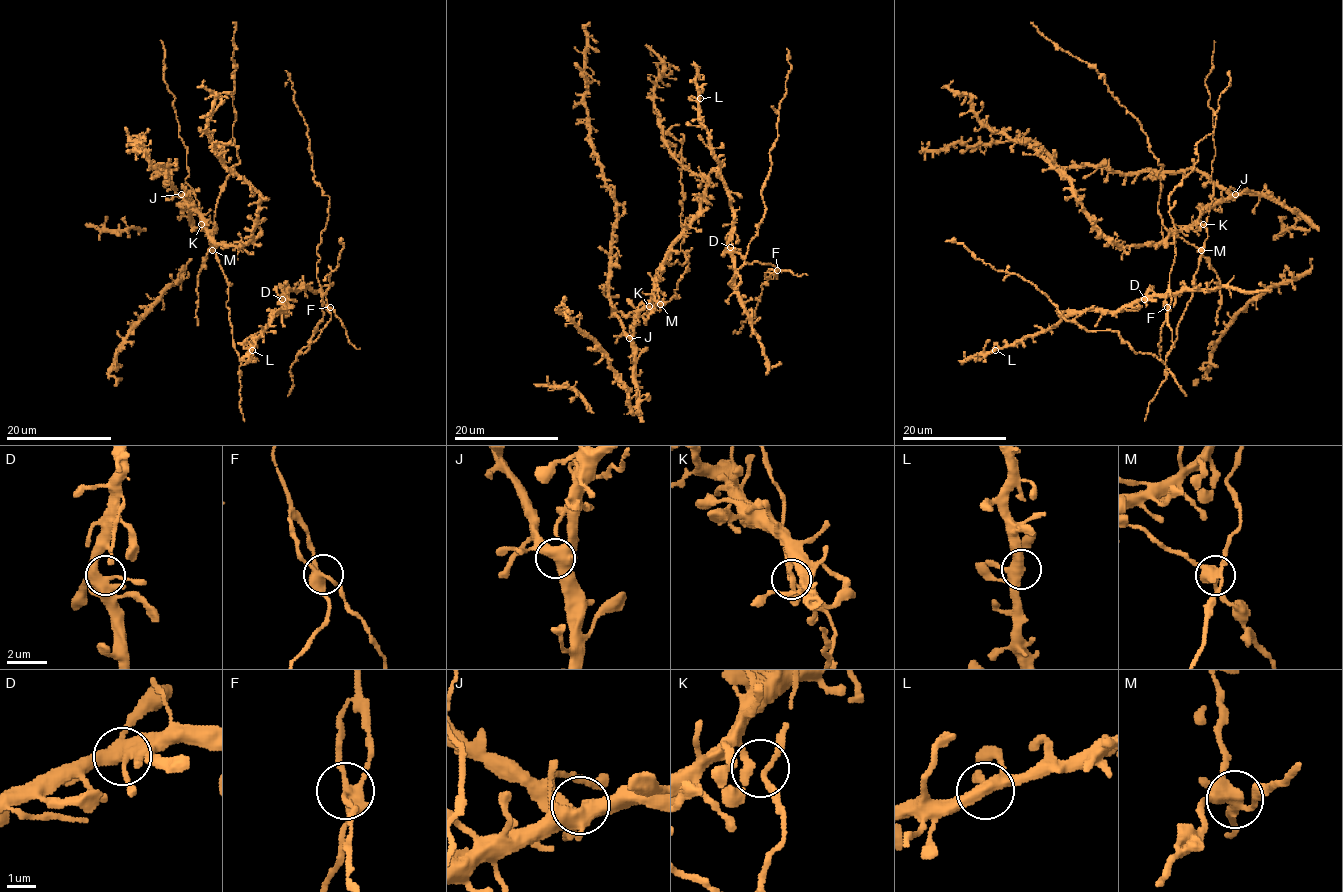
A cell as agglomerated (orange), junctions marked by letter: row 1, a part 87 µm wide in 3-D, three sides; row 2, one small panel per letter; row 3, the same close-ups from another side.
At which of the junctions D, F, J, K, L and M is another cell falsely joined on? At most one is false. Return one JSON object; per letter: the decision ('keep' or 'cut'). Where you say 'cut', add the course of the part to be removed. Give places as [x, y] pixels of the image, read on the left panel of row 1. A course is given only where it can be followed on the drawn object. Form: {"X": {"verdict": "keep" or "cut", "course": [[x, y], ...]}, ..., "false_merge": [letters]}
{"D": {"verdict": "keep"}, "F": {"verdict": "keep"}, "J": {"verdict": "keep"}, "K": {"verdict": "keep"}, "L": {"verdict": "keep"}, "M": {"verdict": "cut", "course": [[213, 250], [209, 237], [215, 229], [221, 186], [239, 162], [232, 135], [232, 22]]}, "false_merge": ["M"]}

